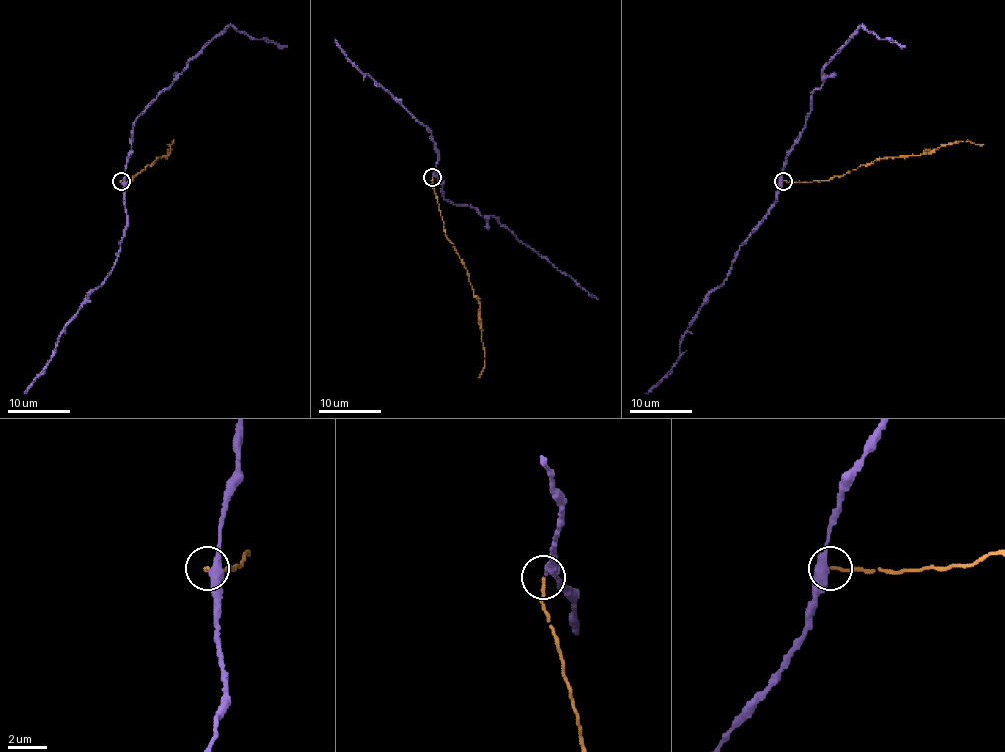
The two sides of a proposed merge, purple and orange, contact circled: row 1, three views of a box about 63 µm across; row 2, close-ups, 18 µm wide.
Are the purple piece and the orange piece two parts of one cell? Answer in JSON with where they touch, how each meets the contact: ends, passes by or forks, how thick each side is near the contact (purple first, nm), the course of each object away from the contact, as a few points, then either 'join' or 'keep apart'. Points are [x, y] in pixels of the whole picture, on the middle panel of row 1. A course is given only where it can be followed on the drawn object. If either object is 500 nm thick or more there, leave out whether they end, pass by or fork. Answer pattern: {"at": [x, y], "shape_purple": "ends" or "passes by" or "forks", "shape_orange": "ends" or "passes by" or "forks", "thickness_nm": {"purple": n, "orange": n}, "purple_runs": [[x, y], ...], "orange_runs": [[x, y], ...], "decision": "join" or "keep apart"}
{"at": [432, 177], "shape_purple": "passes by", "shape_orange": "ends", "thickness_nm": {"purple": 360, "orange": 160}, "purple_runs": [[433, 176], [442, 184], [444, 198], [453, 204], [472, 206], [483, 217], [494, 215], [525, 245], [598, 299]], "orange_runs": [[433, 177], [445, 236], [467, 270], [473, 295], [480, 305], [484, 368], [478, 377]], "decision": "join"}

